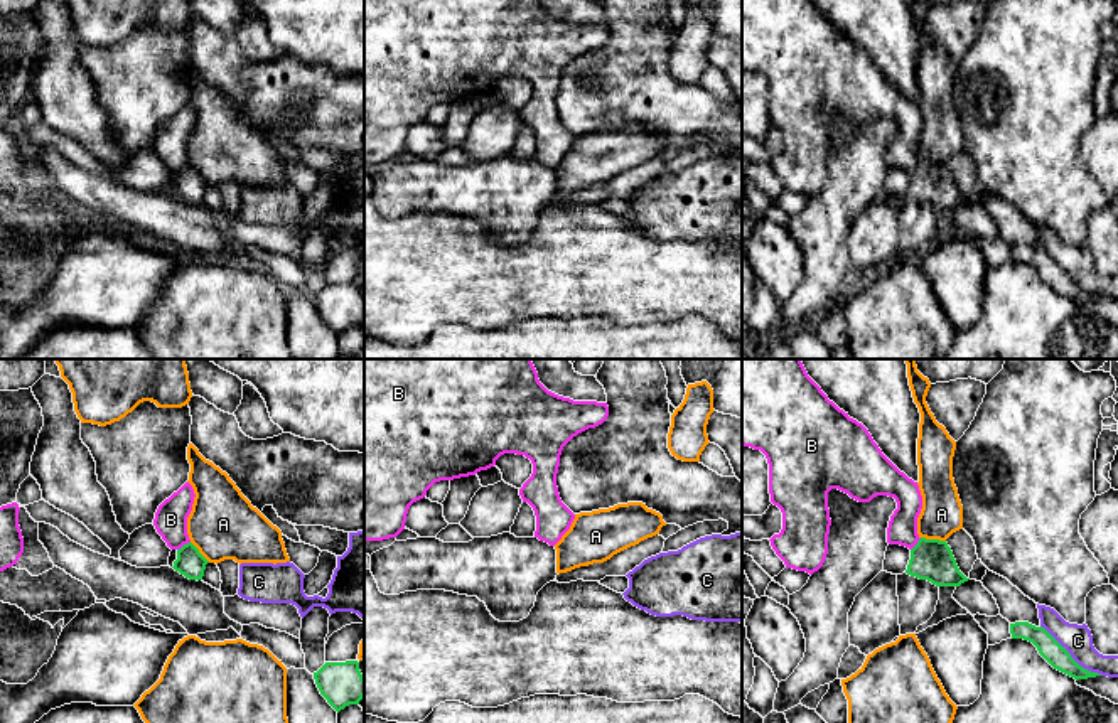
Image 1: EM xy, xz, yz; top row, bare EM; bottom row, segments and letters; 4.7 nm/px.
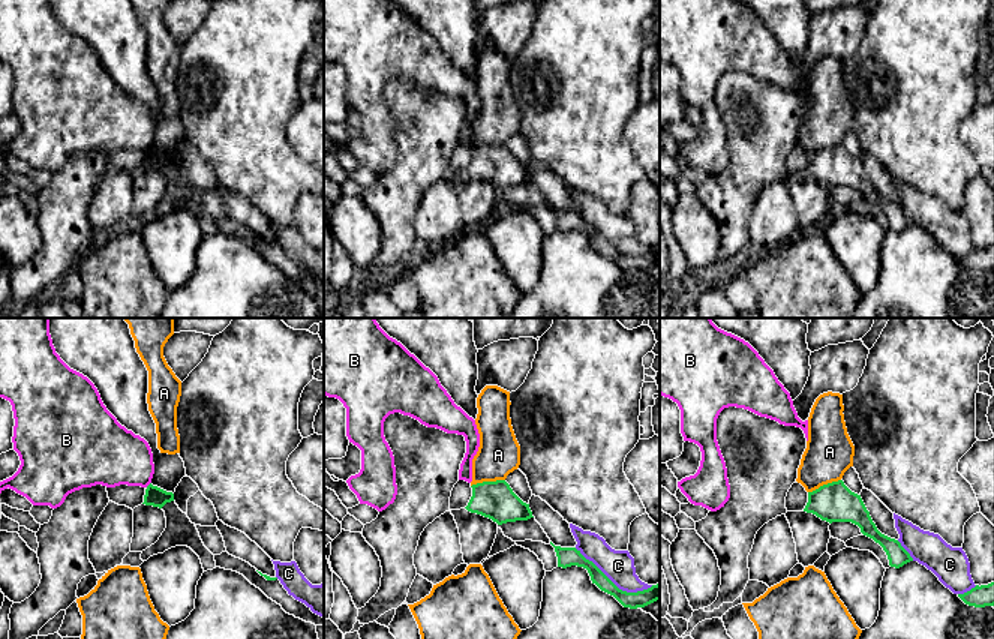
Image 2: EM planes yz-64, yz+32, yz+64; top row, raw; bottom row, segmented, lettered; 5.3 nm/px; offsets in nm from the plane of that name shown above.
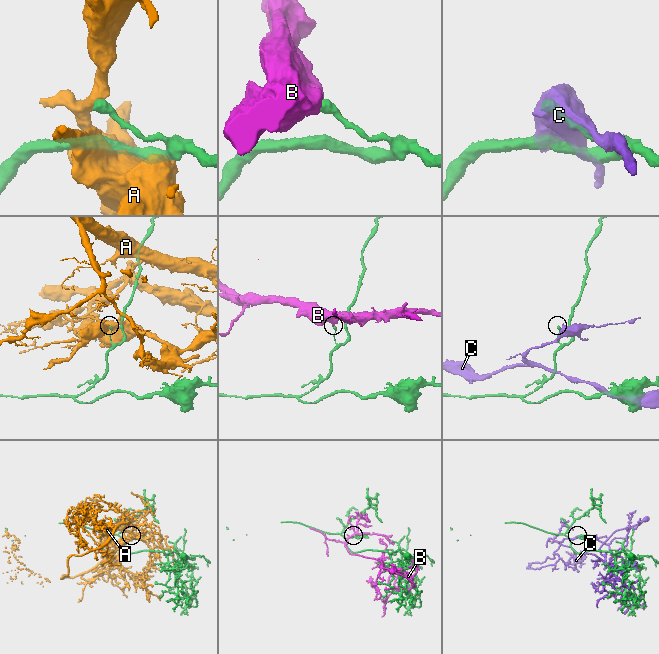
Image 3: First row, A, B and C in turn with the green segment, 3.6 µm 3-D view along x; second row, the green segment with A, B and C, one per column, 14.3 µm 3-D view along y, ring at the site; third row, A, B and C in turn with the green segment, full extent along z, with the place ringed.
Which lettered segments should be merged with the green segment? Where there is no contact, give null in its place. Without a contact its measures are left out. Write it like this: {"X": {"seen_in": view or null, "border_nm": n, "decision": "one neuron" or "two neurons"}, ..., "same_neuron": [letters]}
{"A": {"seen_in": "yz", "border_nm": 120, "decision": "two neurons"}, "B": {"seen_in": "xy", "border_nm": 80, "decision": "two neurons"}, "C": {"seen_in": "yz", "border_nm": 380, "decision": "two neurons"}, "same_neuron": []}

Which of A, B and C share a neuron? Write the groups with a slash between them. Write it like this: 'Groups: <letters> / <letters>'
Groups: A / B / C

